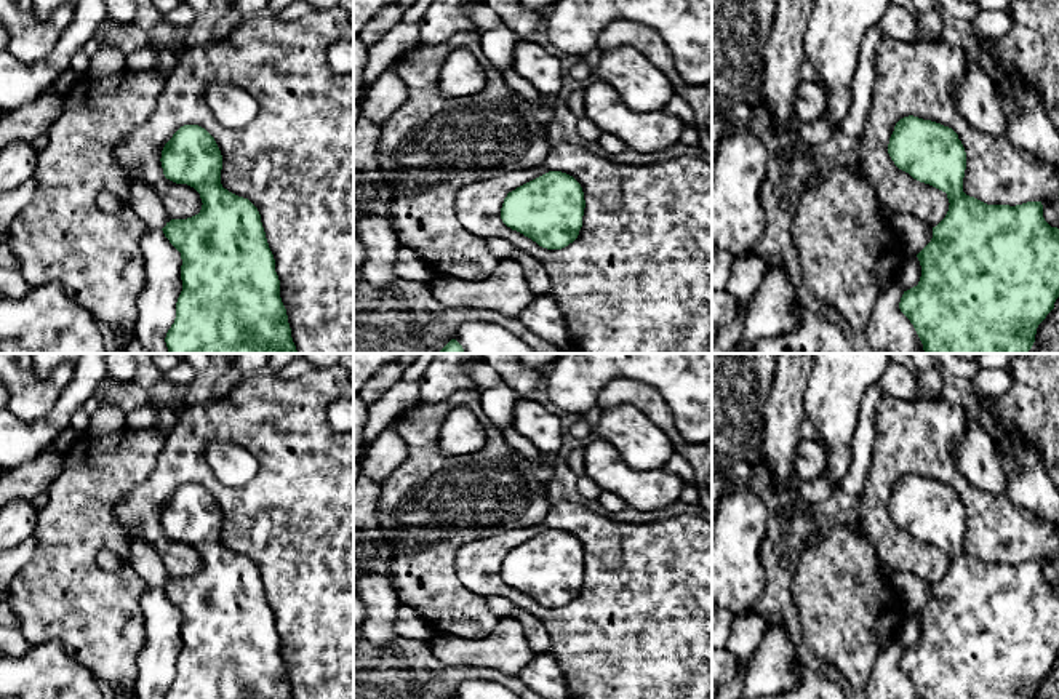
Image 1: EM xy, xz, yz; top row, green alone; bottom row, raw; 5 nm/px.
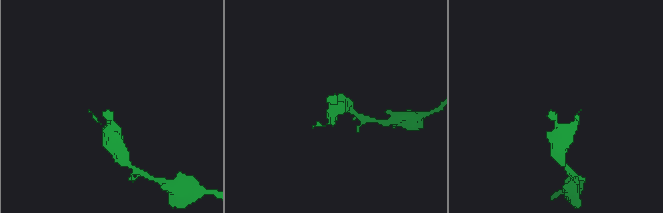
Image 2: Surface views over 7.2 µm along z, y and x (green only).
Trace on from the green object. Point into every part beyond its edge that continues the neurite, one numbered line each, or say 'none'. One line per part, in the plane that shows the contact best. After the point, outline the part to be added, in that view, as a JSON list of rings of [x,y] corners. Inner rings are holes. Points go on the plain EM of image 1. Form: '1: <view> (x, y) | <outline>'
none

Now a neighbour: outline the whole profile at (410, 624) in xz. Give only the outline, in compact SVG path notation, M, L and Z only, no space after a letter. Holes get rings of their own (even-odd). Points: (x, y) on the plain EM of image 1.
M400 603L397 613L397 635L400 638L427 641L434 633L432 625L413 606Z

